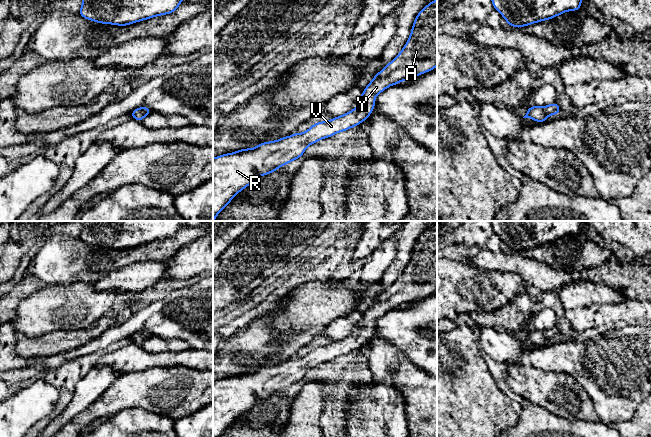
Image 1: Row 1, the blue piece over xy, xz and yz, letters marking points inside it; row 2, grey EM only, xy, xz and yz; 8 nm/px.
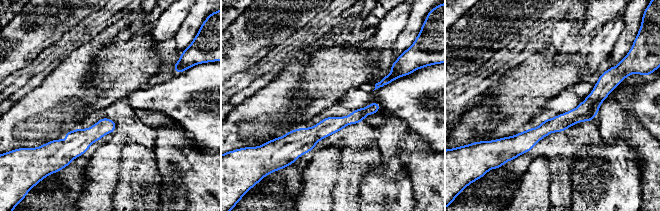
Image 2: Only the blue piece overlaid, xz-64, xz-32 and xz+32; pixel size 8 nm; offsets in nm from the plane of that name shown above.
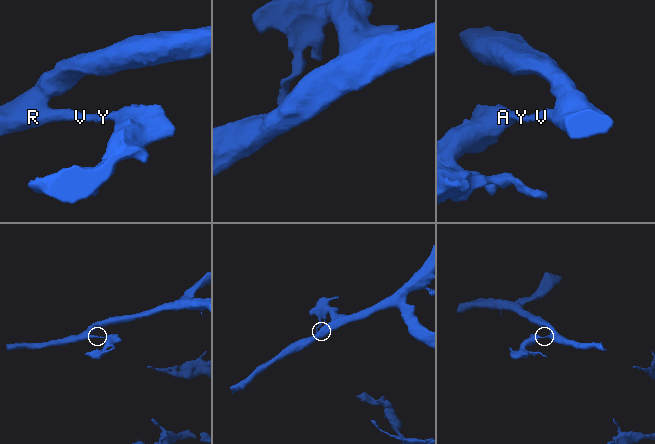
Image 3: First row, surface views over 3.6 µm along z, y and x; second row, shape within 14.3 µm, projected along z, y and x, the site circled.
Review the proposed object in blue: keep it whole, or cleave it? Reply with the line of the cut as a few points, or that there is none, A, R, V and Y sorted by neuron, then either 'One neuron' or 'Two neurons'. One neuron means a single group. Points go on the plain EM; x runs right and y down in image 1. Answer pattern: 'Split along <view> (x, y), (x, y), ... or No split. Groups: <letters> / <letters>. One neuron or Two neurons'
No split. Groups: A R V Y. One neuron

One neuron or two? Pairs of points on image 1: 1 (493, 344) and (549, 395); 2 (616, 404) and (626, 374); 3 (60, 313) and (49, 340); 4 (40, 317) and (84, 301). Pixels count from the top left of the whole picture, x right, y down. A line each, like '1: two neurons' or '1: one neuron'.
1: two neurons
2: one neuron
3: two neurons
4: one neuron

